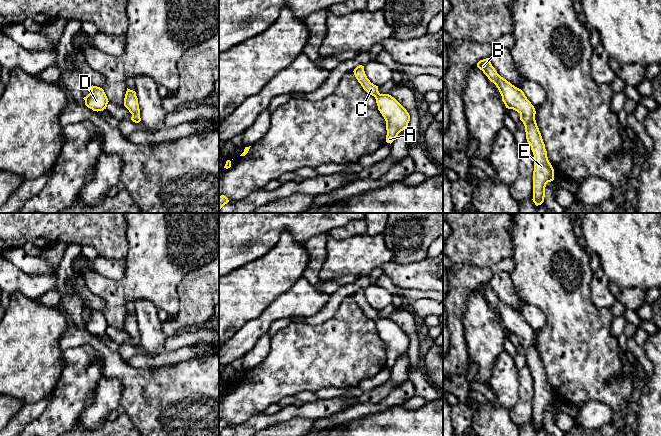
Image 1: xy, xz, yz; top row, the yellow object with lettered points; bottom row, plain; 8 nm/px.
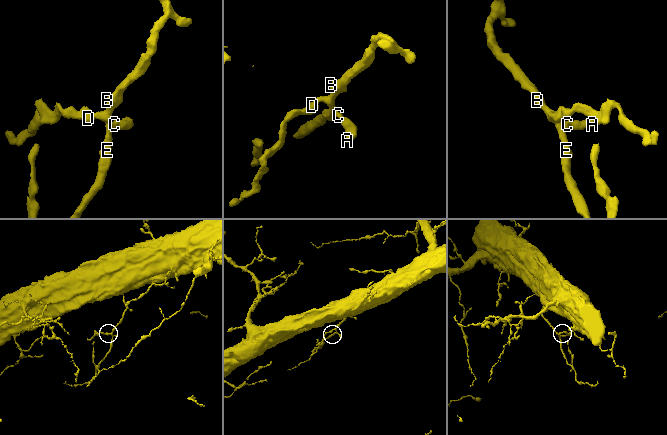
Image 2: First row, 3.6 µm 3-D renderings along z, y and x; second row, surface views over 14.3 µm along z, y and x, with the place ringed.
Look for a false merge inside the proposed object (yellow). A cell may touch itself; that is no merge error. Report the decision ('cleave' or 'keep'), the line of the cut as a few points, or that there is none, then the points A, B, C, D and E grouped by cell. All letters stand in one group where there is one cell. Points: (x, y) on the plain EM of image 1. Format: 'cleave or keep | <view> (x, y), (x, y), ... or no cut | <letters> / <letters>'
keep | no cut | A B C D E

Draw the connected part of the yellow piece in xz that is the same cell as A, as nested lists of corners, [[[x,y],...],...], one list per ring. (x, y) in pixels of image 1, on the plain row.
[[[357,290],[353,296],[363,313],[375,321],[378,334],[386,345],[386,366],[391,368],[401,355],[407,353],[410,345],[409,337],[394,321],[379,317],[378,310],[367,302],[364,290]]]

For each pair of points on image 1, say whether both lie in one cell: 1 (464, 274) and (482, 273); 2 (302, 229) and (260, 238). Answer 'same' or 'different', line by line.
1: same
2: same

